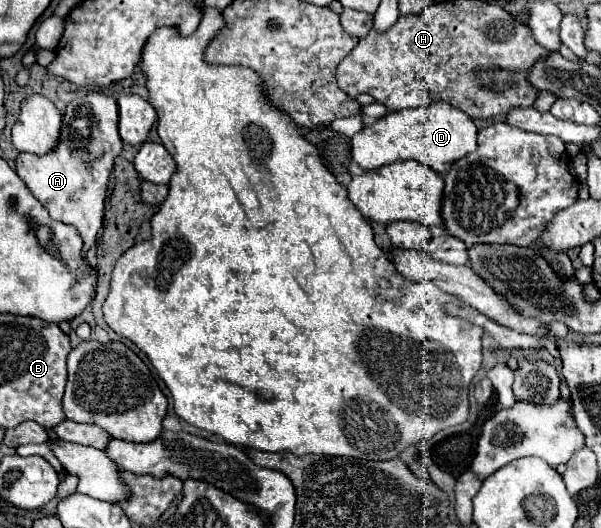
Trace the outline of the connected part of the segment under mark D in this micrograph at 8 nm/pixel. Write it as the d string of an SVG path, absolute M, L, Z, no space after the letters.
M435 102L425 108L389 112L375 122L375 128L365 126L357 132L351 142L353 160L363 170L373 170L397 160L419 160L437 174L445 176L457 158L463 158L477 148L477 126L465 112L449 106L447 102Z

